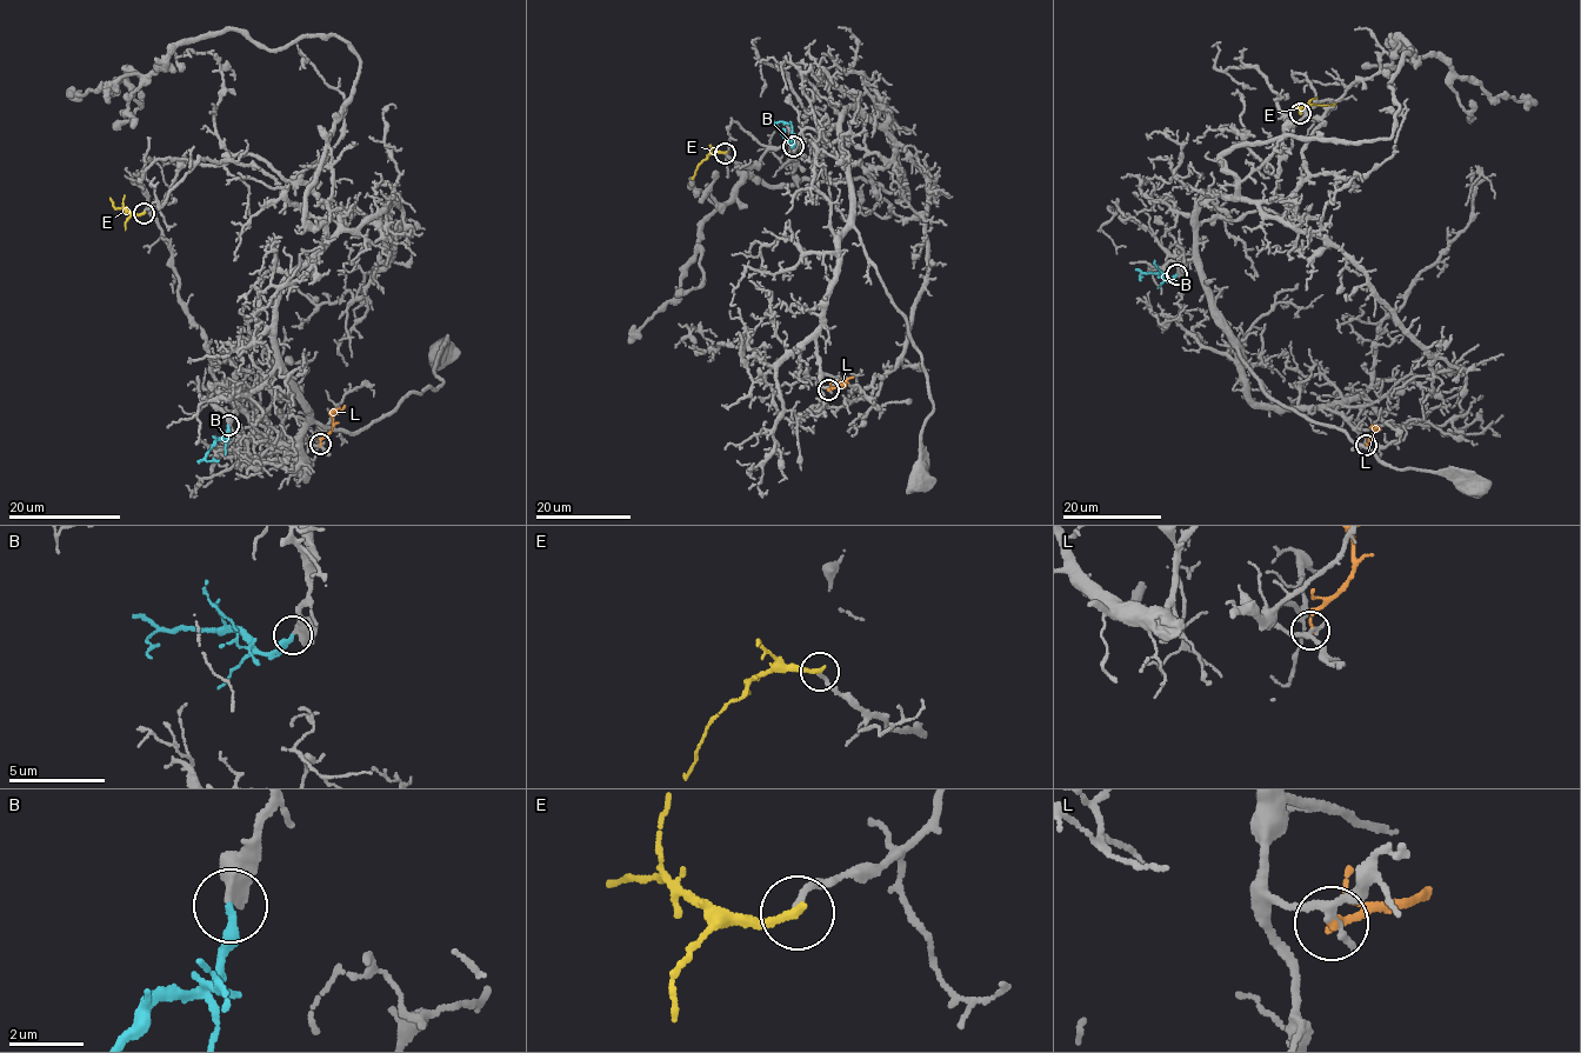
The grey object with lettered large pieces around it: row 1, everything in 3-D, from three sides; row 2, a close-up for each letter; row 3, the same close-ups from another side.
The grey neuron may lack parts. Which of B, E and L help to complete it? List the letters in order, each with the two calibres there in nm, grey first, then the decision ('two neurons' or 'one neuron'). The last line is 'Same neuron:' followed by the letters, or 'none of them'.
B: 550 nm thick on the grey side, 300 nm on the other; one neuron
E: 180 nm thick on the grey side, 240 nm on the other; two neurons
L: 220 nm thick on the grey side, 150 nm on the other; two neurons
Same neuron: B

